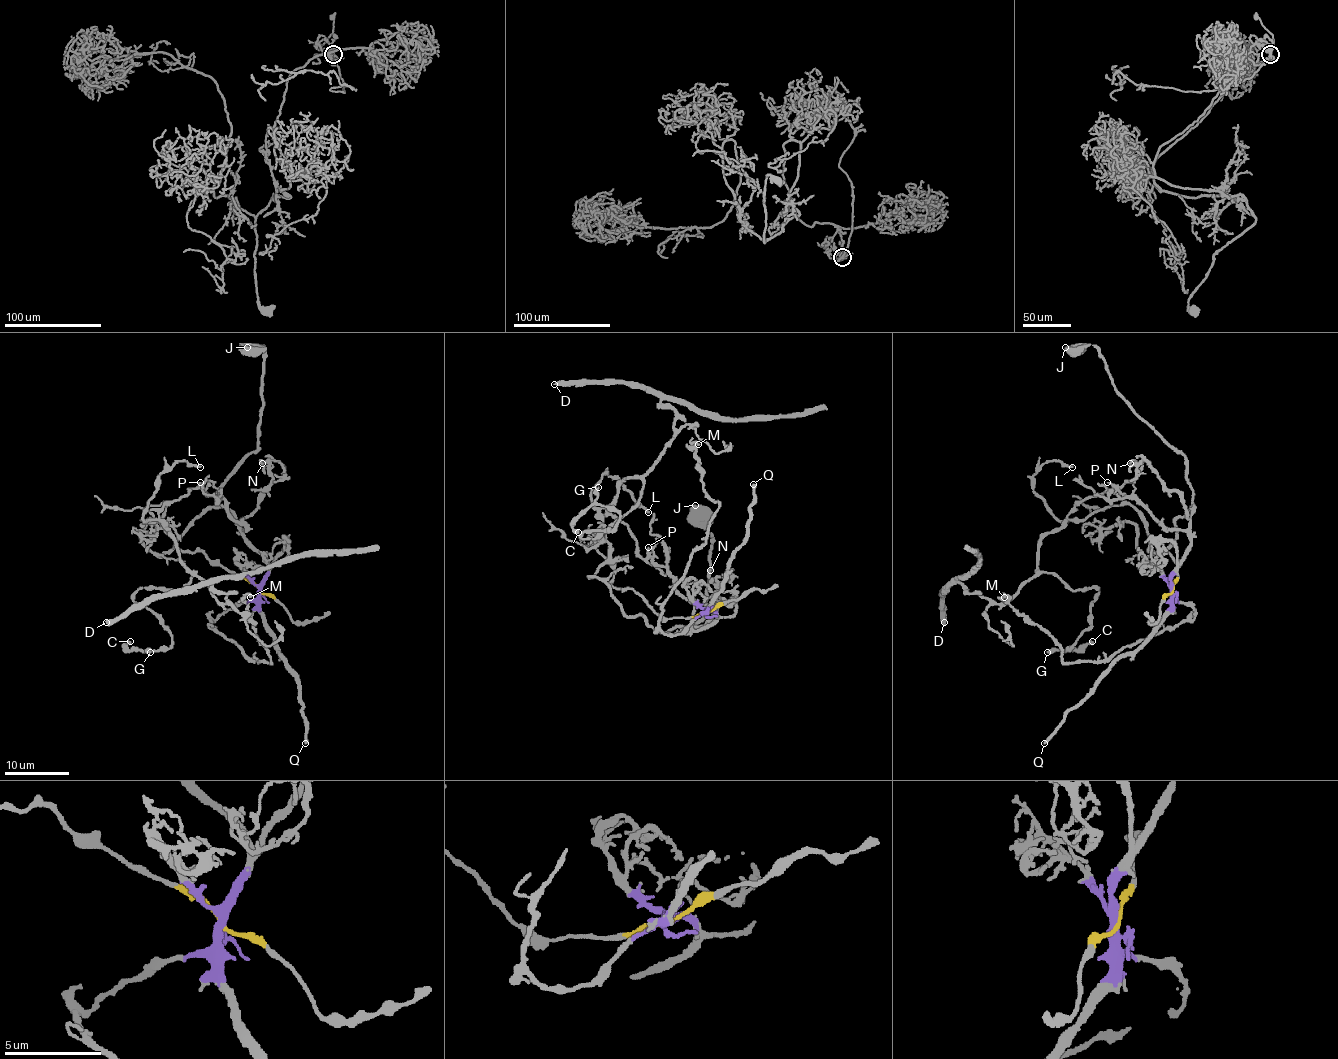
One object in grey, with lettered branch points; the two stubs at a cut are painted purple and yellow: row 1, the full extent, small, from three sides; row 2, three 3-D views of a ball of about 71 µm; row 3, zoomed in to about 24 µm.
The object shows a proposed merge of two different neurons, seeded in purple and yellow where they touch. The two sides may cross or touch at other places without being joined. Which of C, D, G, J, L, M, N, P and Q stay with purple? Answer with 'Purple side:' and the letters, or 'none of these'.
Purple side: J, M, N, P, Q

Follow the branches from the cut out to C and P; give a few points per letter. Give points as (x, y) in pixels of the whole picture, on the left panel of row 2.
C: (259, 590), (182, 551), (166, 505), (150, 505), (195, 572), (135, 593), (171, 645), (130, 642)
P: (259, 590), (268, 562), (244, 535), (246, 526), (231, 517), (228, 504), (205, 492), (200, 483)

